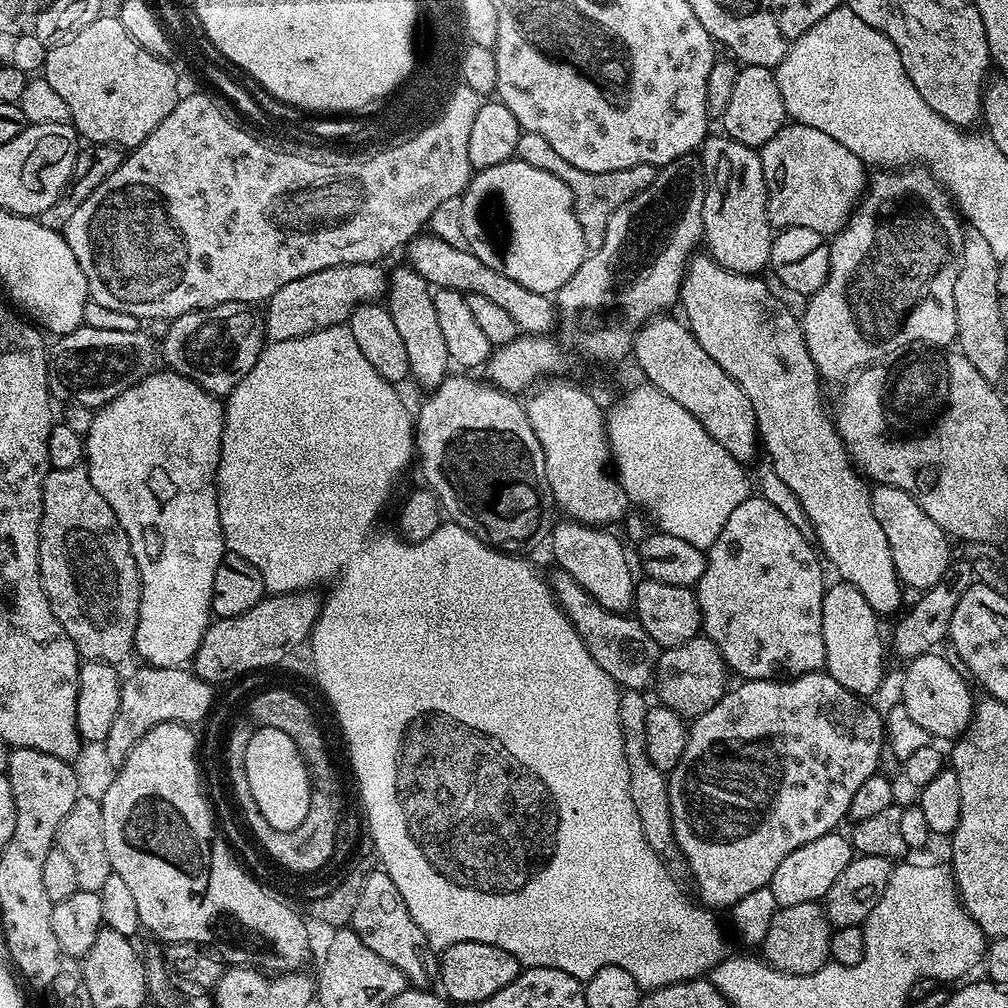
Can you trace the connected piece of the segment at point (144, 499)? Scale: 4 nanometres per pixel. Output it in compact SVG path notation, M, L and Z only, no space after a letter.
M153 371L103 408L95 409L84 442L84 454L90 482L94 482L94 490L106 498L122 530L126 530L134 562L140 571L135 655L153 668L182 668L196 655L202 634L208 629L214 573L226 554L216 497L224 404L202 390L189 376L163 371Z

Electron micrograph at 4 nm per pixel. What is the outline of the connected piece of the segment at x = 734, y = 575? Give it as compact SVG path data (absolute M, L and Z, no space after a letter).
M752 494L735 507L721 533L706 550L706 568L694 586L702 632L714 646L718 646L725 665L744 680L791 678L824 668L826 642L822 638L822 602L826 591L825 565L813 541L809 537L808 541L804 534L777 507L760 494Z

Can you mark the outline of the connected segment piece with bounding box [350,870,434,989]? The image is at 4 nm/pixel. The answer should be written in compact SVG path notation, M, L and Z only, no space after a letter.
M382 870L370 873L365 878L365 885L362 886L361 898L358 899L358 906L354 909L350 926L390 966L398 966L402 970L405 981L413 988L427 989L428 979L433 979L434 972L428 969L429 949L425 947L426 941L422 930L410 918L406 910L406 902L402 902L402 894L398 894L398 886Z

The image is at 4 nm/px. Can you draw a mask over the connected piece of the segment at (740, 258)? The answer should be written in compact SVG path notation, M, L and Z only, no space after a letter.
M726 134L709 135L698 152L698 163L704 169L704 201L702 202L702 222L704 223L703 243L708 243L707 255L720 263L720 267L731 272L741 272L744 276L755 276L768 268L770 246L774 229L768 221L768 191L762 170L760 153Z

